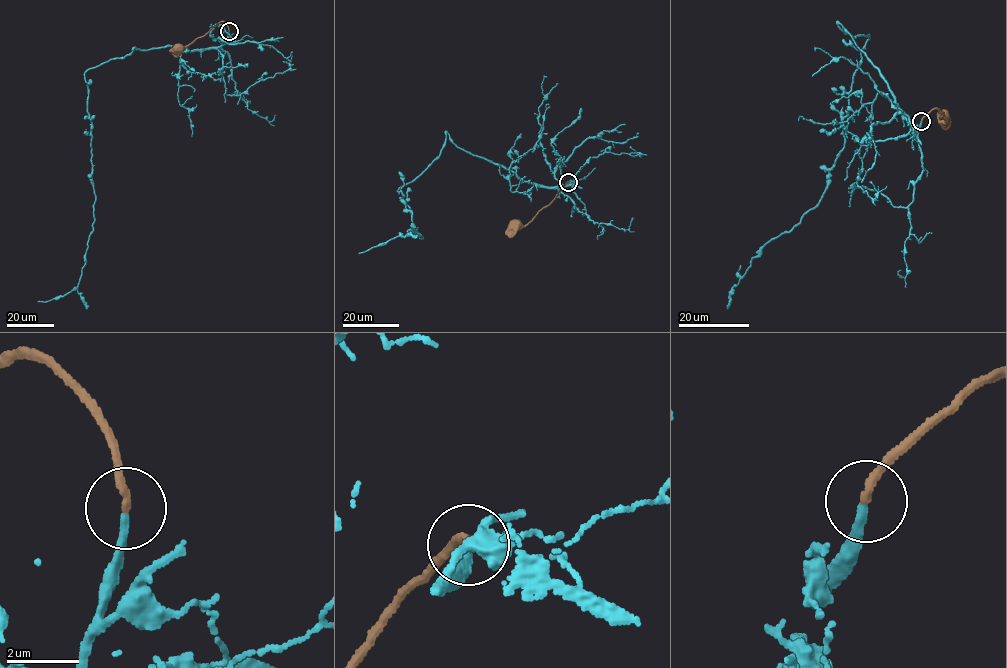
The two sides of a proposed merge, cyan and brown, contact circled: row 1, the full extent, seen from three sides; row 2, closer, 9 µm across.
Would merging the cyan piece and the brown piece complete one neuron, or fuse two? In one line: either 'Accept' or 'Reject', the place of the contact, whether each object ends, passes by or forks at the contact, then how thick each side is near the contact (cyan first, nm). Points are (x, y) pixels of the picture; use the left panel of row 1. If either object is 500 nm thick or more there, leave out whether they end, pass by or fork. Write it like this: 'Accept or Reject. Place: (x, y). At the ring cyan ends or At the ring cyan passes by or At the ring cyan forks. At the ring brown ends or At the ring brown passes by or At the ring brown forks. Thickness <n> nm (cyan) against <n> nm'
Accept. Place: (229, 31). At the ring cyan ends. At the ring brown ends. Thickness 200 nm (cyan) against 240 nm

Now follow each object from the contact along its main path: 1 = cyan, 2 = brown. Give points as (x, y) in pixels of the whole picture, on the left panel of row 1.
1: (229, 31), (219, 47), (134, 48), (131, 54), (87, 70), (93, 230), (76, 287), (38, 301)
2: (229, 31), (225, 23), (220, 22), (179, 48)

